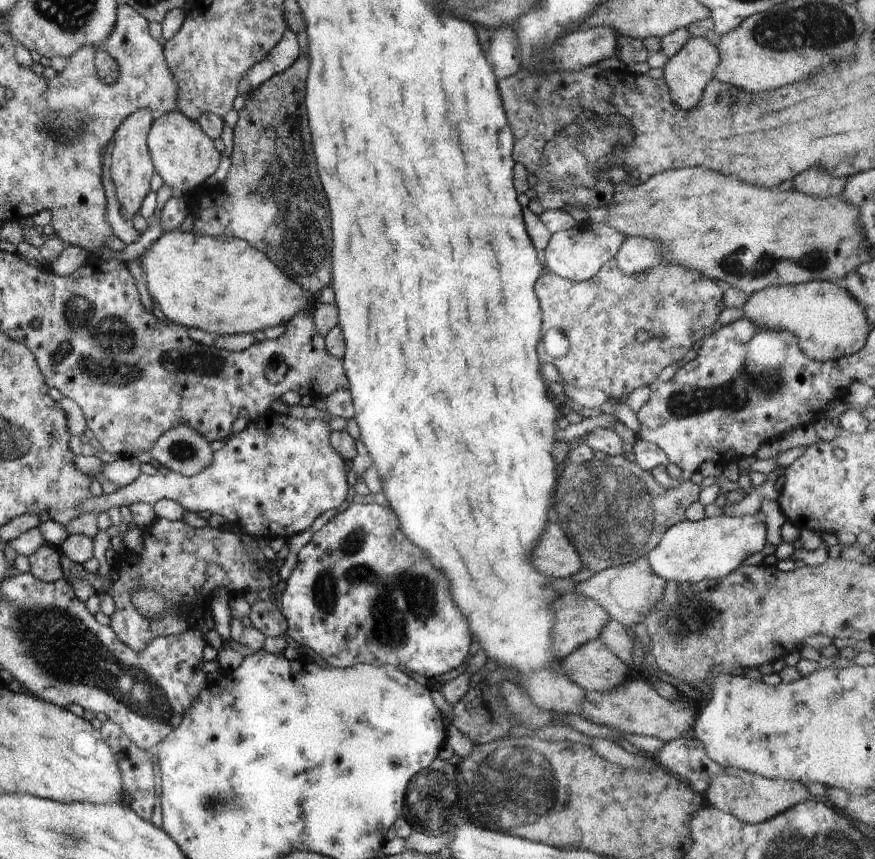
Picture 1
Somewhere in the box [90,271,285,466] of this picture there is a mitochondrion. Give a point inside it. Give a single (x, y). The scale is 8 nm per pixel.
(182, 450)

